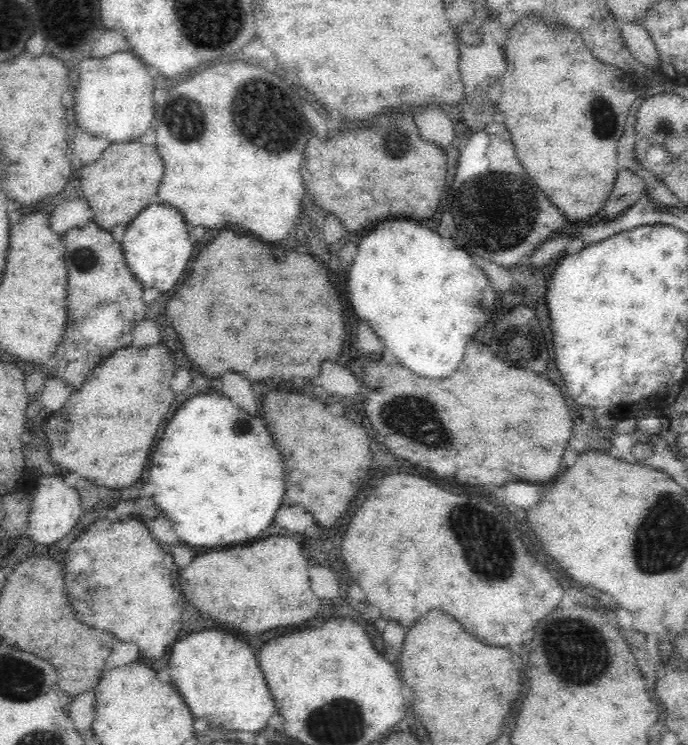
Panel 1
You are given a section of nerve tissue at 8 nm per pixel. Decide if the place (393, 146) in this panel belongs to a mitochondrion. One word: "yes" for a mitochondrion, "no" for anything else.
yes

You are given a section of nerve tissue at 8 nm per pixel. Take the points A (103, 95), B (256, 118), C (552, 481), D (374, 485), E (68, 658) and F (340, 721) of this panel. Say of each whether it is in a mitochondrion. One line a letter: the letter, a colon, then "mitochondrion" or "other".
A: other
B: mitochondrion
C: other
D: other
E: other
F: mitochondrion

